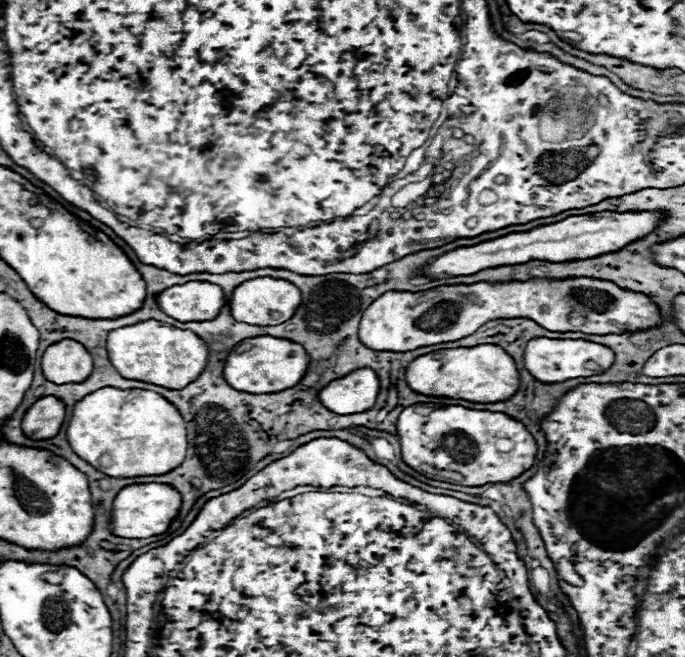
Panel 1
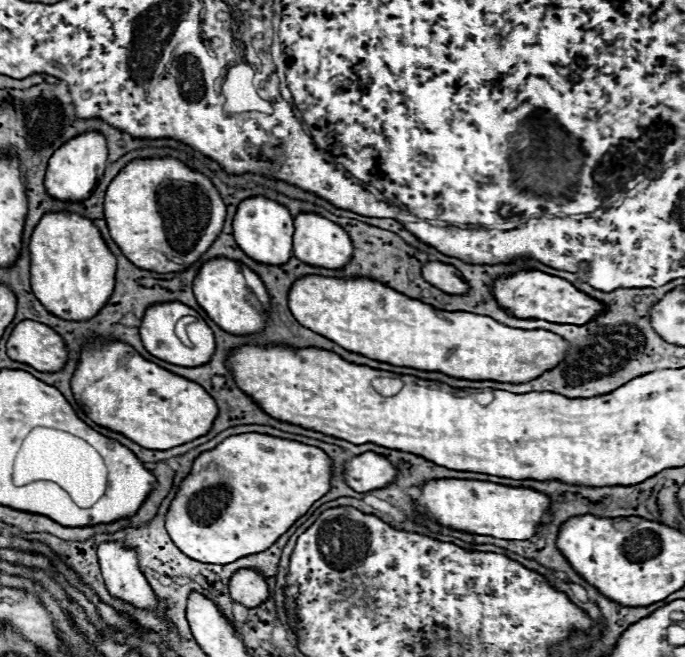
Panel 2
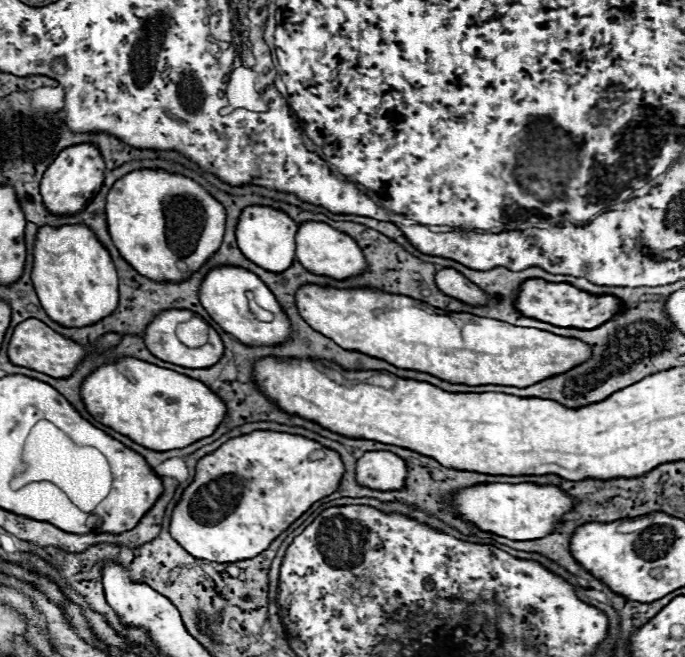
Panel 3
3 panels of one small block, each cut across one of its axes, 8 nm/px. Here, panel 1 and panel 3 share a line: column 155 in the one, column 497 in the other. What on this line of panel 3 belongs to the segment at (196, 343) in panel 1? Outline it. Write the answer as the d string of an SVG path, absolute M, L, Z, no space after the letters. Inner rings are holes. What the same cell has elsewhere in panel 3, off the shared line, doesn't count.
M304 284L296 290L294 298L296 298L298 314L316 332L334 340L344 350L354 350L354 352L384 360L398 368L428 372L436 378L442 378L454 384L468 384L468 386L502 384L502 386L526 388L550 376L562 374L580 362L586 362L592 354L590 346L576 338L564 338L546 330L536 330L536 328L512 326L508 322L480 318L466 312L444 312L420 300L412 300L408 296L392 296L388 292L380 292L374 288L342 290L342 288L330 288L330 286L318 286L318 284Z

